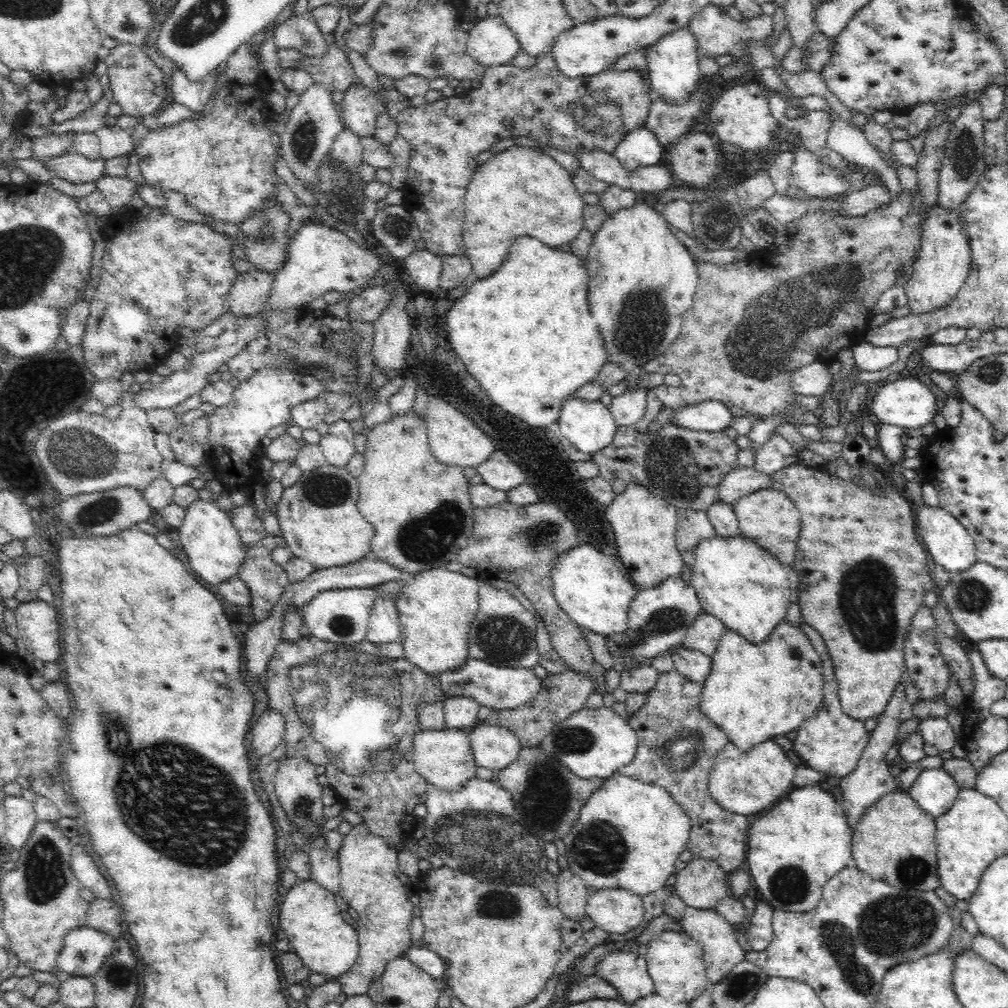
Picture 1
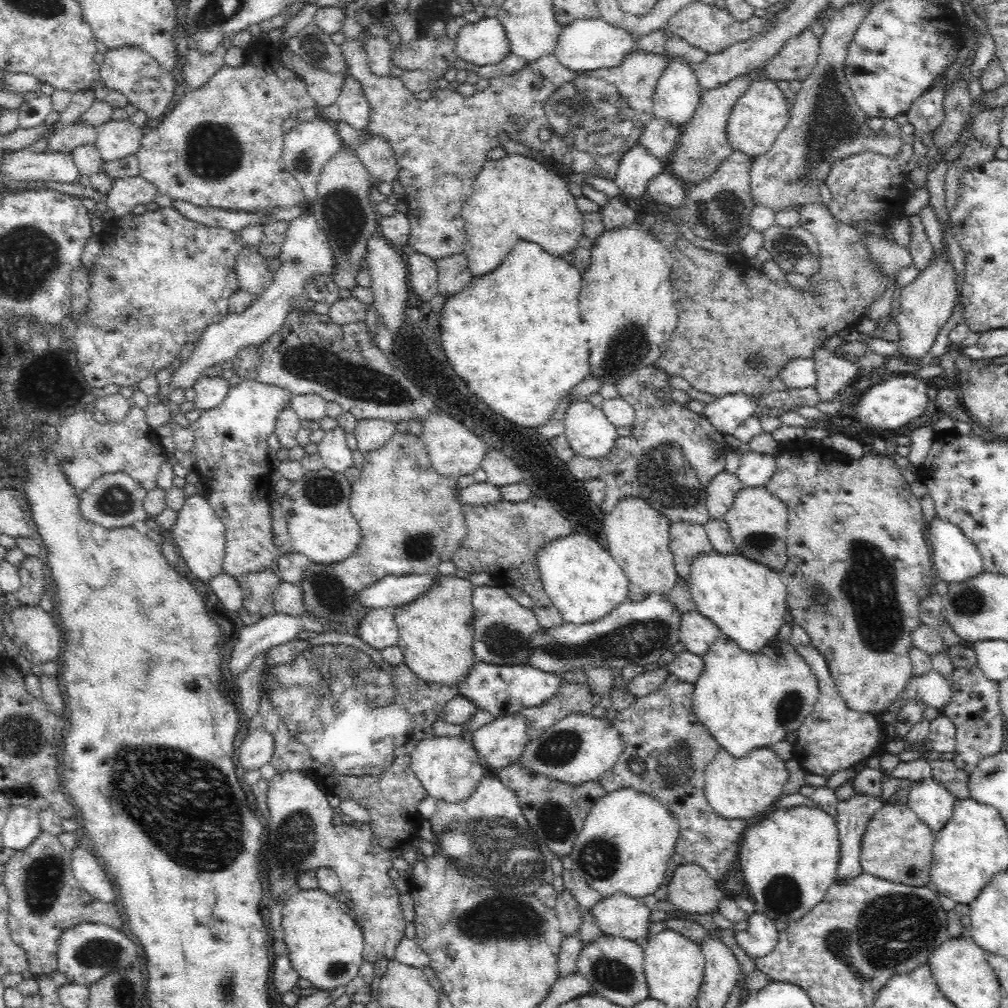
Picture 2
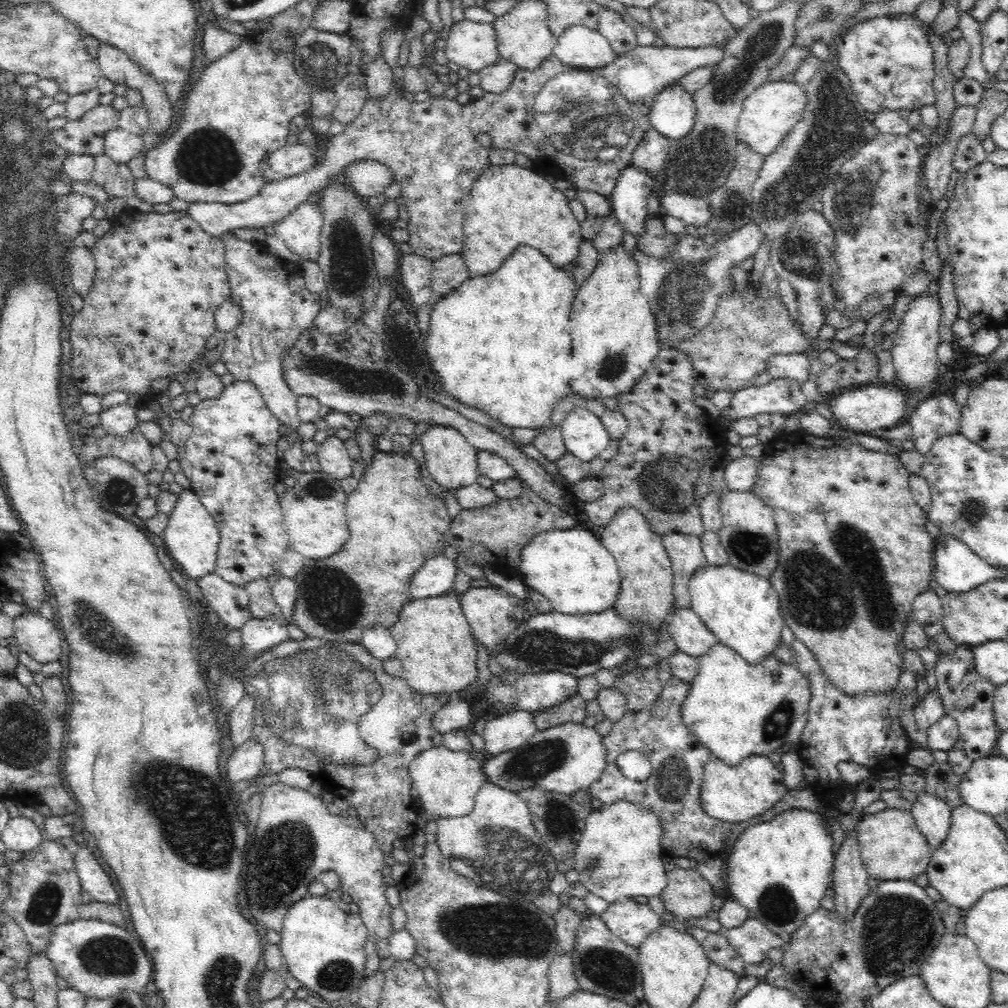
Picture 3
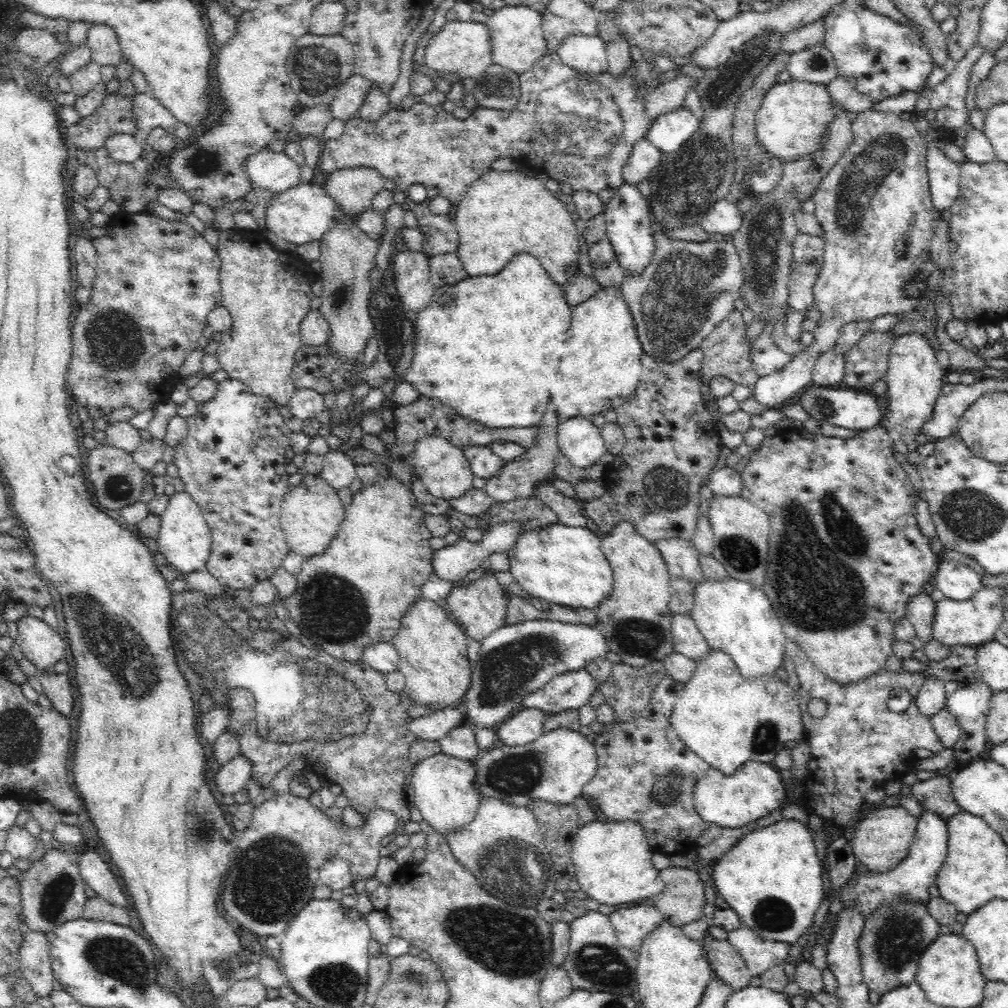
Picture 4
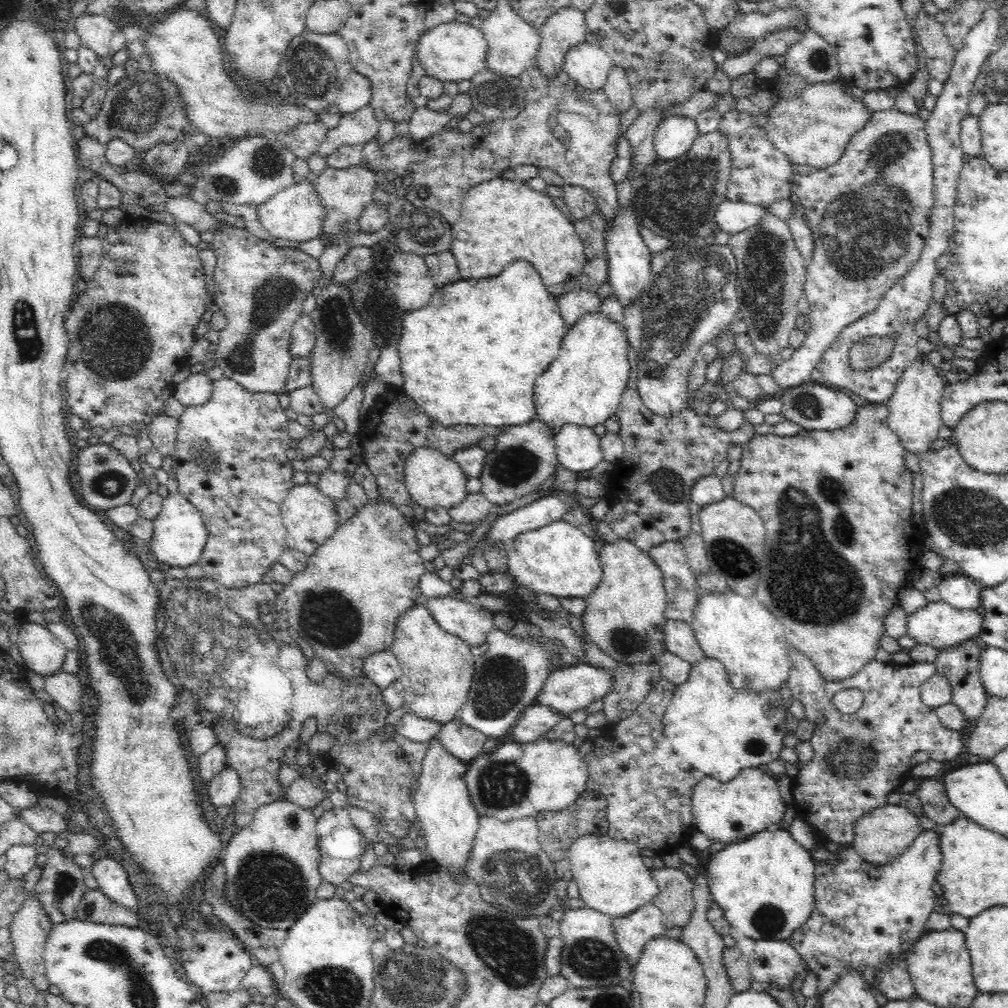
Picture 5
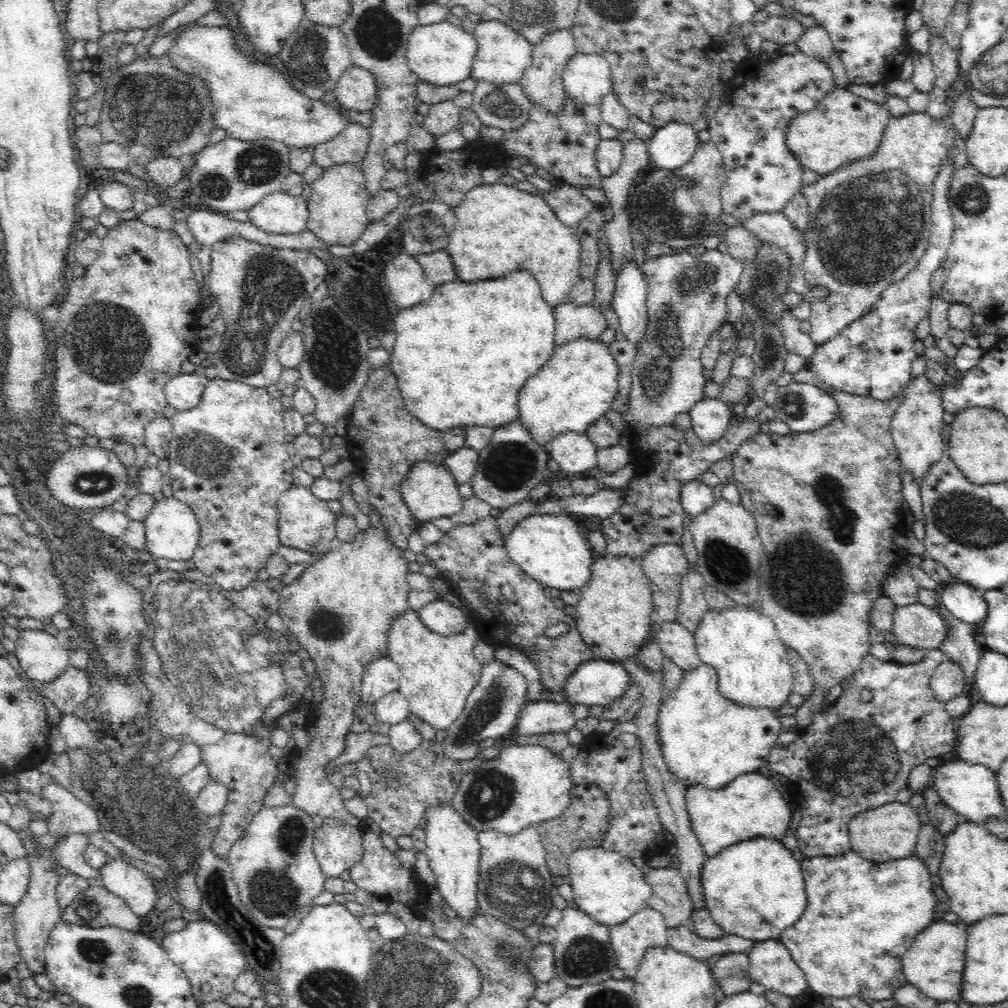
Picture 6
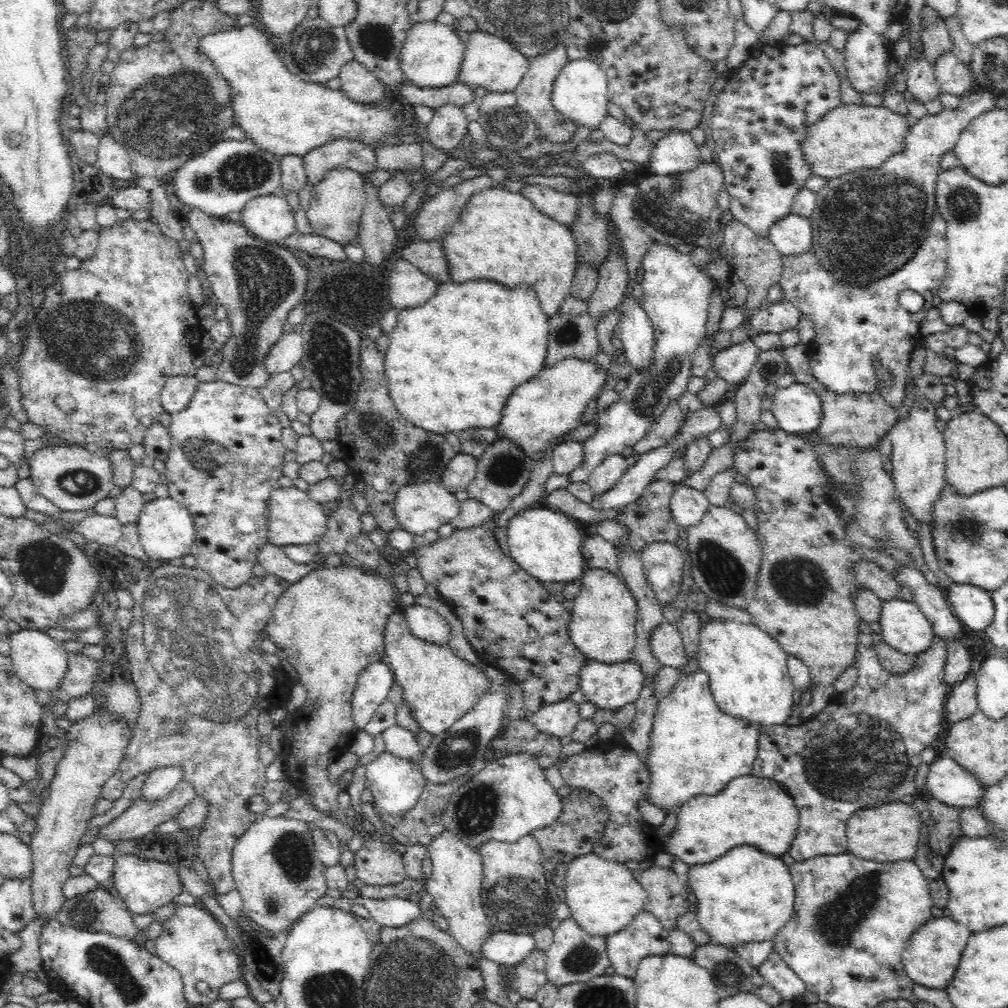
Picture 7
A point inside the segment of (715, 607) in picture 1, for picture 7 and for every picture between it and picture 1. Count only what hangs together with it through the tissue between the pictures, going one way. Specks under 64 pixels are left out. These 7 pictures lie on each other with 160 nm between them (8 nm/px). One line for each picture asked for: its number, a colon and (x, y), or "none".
2: (746, 600)
3: (741, 609)
4: (734, 617)
5: (750, 642)
6: (751, 663)
7: (748, 677)

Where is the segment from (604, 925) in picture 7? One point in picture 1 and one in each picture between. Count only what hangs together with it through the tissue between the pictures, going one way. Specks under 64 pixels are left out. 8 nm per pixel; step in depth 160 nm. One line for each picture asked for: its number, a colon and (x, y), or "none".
1: (629, 835)
2: (628, 838)
3: (619, 856)
4: (612, 861)
5: (612, 879)
6: (606, 886)

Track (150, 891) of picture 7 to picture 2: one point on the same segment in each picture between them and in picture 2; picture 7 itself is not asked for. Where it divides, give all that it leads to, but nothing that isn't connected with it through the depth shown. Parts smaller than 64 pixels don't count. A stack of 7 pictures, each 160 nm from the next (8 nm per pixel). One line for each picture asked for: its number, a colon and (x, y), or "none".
2: (87, 871)
3: (93, 879)
4: (96, 873)
5: (113, 880)
6: (136, 888)

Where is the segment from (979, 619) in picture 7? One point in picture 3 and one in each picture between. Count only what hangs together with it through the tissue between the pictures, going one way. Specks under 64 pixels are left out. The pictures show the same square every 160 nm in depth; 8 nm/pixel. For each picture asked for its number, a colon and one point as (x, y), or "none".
3: (958, 569)
4: (958, 582)
5: (958, 590)
6: (966, 603)

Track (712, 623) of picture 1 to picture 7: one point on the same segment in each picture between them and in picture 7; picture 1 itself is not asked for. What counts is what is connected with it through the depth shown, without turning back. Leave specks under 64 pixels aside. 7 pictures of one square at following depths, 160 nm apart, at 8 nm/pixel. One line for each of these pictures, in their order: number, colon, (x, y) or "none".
2: (697, 633)
3: (691, 636)
4: (687, 640)
5: (680, 640)
6: (676, 643)
7: (666, 645)

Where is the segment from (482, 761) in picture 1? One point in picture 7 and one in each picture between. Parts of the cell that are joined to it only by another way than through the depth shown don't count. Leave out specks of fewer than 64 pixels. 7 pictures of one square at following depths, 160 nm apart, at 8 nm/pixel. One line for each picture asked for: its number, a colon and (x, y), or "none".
2: (501, 742)
3: (504, 732)
4: (526, 725)
5: (535, 720)
6: (542, 717)
7: (559, 719)

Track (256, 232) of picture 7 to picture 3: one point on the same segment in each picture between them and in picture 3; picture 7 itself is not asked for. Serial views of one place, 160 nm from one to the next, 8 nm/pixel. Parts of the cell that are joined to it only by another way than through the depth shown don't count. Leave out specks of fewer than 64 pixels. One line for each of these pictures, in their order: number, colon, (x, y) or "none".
3: (300, 230)
4: (301, 214)
5: (296, 213)
6: (278, 213)

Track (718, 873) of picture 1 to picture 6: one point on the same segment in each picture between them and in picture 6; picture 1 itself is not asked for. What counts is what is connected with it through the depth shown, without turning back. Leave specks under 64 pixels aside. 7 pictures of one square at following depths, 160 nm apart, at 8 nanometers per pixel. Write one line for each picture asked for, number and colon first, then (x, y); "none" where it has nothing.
2: (690, 889)
3: (687, 895)
4: (681, 901)
5: (675, 901)
6: (670, 897)

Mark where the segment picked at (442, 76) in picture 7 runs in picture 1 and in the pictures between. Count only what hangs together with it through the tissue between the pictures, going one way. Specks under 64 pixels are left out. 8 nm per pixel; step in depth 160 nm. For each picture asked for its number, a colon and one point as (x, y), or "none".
1: (491, 42)
2: (484, 43)
3: (470, 45)
4: (462, 48)
5: (451, 52)
6: (440, 54)

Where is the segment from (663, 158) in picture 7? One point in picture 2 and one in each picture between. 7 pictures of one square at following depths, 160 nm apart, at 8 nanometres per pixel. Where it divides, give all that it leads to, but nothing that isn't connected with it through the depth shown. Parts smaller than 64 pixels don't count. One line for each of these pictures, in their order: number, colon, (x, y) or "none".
2: (677, 95)
3: (673, 113)
4: (669, 131)
5: (674, 136)
6: (672, 146)

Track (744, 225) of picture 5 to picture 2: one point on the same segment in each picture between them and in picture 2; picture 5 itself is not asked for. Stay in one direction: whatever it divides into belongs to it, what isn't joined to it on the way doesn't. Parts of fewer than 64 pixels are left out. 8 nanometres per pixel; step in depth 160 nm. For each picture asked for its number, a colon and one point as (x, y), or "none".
2: (667, 190)
3: (692, 210)
4: (724, 217)

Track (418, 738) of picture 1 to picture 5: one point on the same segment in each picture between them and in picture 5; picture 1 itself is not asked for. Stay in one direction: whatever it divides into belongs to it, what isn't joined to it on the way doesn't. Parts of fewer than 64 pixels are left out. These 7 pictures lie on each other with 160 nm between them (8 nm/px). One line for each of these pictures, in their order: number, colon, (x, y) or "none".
2: (448, 768)
3: (446, 782)
4: (445, 795)
5: (447, 822)

